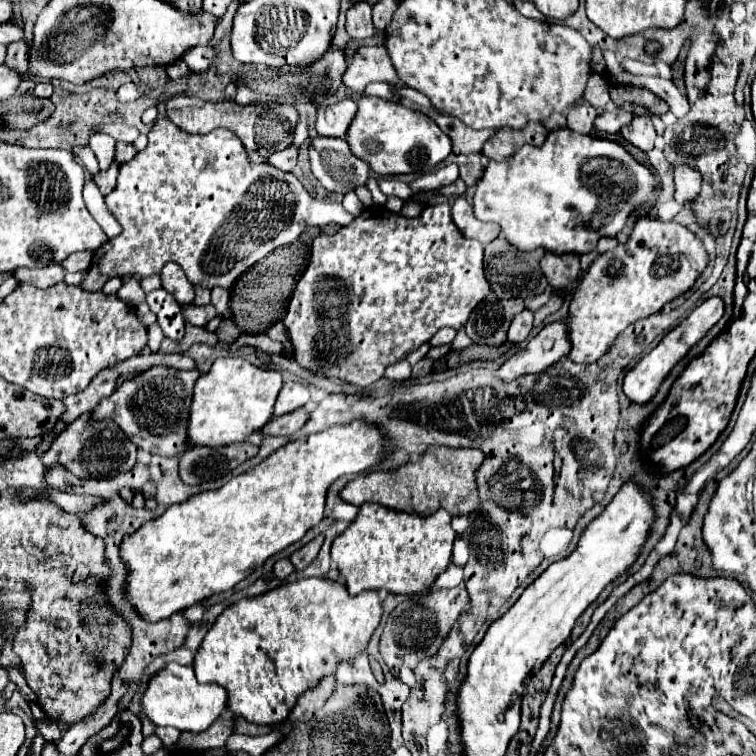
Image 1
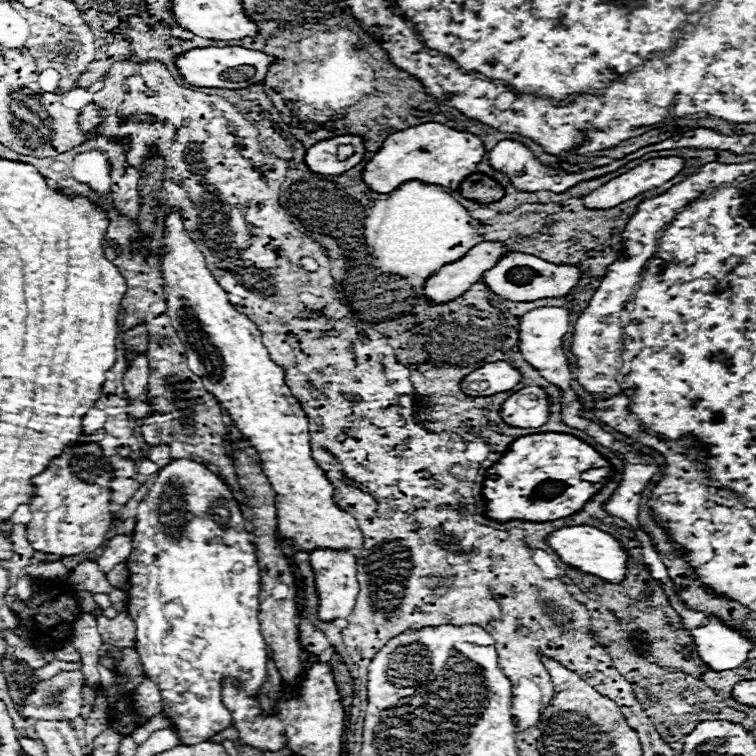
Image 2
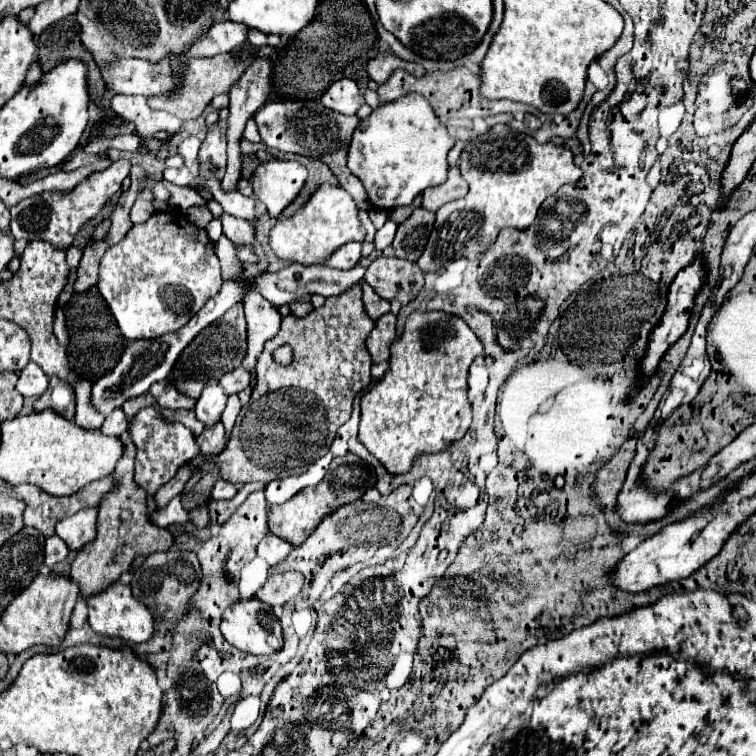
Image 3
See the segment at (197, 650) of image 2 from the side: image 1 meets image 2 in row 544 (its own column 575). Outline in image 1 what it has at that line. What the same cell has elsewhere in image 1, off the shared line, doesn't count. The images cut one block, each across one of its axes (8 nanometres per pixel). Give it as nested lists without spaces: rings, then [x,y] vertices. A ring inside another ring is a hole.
[[[562,128],[562,130],[554,130],[548,134],[546,142],[542,146],[522,146],[520,150],[516,150],[512,156],[496,162],[496,160],[490,160],[490,164],[484,168],[484,174],[482,178],[478,180],[476,184],[476,194],[474,194],[474,214],[478,220],[482,222],[496,222],[500,228],[502,228],[502,234],[504,238],[516,246],[518,250],[536,250],[536,248],[544,248],[548,252],[554,252],[554,254],[586,254],[586,252],[592,252],[598,244],[598,240],[602,236],[610,236],[614,238],[618,232],[624,230],[626,226],[626,220],[628,216],[638,208],[642,206],[656,190],[656,182],[654,182],[654,174],[640,162],[634,160],[634,156],[624,148],[620,146],[618,142],[614,140],[608,140],[608,138],[592,138],[590,134],[576,134],[574,130],[568,130],[568,128]]]

